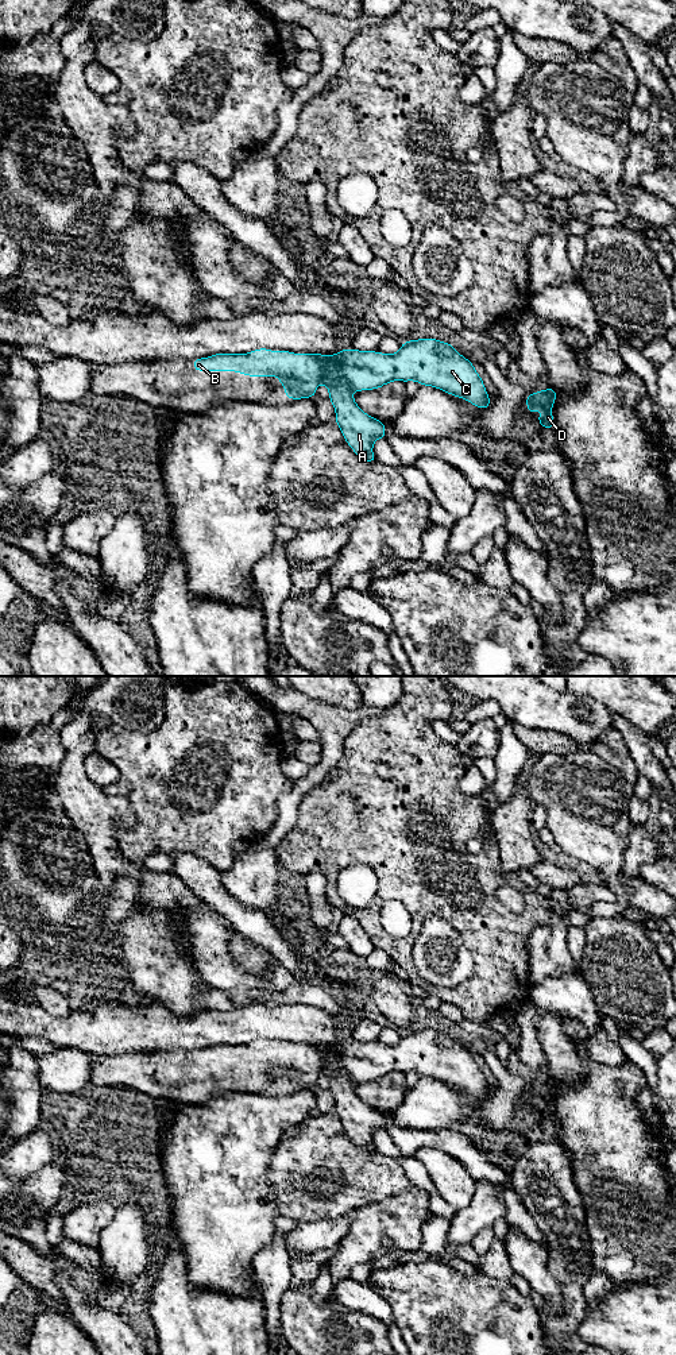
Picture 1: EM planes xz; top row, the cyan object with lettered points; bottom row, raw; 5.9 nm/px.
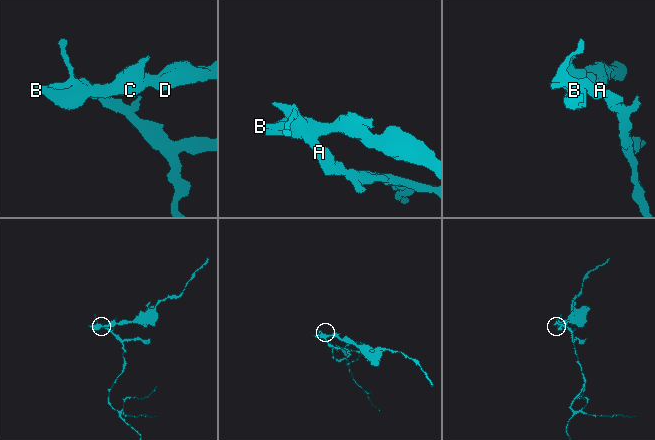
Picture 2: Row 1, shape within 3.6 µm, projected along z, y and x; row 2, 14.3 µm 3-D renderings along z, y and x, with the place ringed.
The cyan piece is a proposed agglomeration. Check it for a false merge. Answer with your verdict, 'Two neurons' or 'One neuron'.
Two neurons

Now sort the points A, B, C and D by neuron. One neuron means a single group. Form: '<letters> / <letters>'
A / B C D

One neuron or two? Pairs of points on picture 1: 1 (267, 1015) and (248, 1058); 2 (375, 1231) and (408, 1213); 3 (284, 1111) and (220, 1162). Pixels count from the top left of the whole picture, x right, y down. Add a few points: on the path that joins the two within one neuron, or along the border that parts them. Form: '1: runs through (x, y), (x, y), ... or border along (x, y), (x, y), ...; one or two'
1: border along (288, 1041), (254, 1039), (246, 1043), (226, 1045); two
2: runs through (383, 1223), (400, 1218); one
3: runs through (267, 1116), (236, 1146); one

